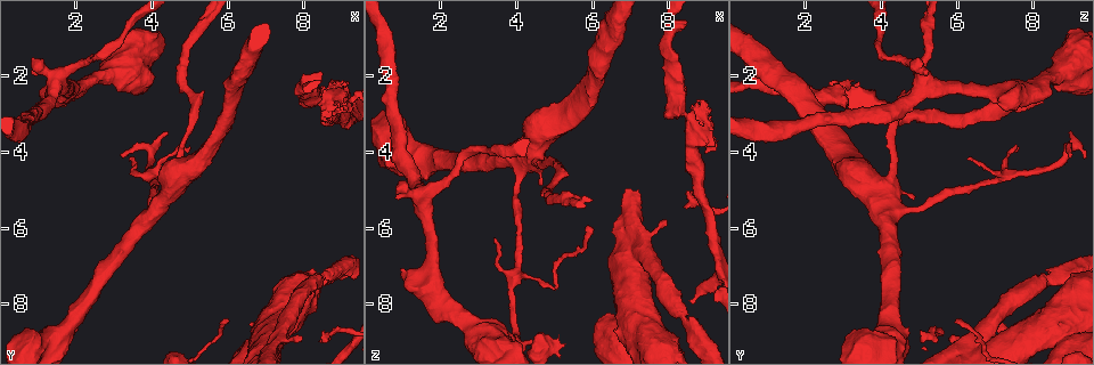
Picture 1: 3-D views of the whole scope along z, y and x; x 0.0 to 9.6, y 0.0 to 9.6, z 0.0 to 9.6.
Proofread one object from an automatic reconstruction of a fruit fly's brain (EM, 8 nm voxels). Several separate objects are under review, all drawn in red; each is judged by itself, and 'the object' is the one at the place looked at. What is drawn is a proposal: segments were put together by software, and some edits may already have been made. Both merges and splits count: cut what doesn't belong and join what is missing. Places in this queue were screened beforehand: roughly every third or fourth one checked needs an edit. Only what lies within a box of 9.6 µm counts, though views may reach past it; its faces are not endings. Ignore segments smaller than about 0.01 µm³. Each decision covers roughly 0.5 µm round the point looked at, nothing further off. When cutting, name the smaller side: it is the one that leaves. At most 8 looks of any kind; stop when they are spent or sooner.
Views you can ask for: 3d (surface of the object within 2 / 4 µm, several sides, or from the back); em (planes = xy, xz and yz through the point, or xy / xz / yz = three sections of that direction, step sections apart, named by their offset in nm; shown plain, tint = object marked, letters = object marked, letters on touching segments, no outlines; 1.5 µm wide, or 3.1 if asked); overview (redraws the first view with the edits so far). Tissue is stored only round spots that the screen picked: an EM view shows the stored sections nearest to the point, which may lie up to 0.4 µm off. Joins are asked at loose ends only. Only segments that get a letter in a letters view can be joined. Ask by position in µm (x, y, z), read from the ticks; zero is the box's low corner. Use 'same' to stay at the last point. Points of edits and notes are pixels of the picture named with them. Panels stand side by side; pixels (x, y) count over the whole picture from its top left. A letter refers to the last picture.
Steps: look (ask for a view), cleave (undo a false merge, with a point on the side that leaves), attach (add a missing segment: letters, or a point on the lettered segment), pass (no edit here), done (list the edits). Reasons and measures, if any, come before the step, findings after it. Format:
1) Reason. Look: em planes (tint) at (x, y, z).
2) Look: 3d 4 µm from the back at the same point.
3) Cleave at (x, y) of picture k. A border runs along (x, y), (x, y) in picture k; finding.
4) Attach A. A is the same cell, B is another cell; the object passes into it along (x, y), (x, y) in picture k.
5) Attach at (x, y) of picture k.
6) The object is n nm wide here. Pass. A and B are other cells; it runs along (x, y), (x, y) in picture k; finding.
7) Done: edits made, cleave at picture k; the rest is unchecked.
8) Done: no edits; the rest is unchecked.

An open end. Look: 3d 2 µm at (0.95, 2.75, 7.05).

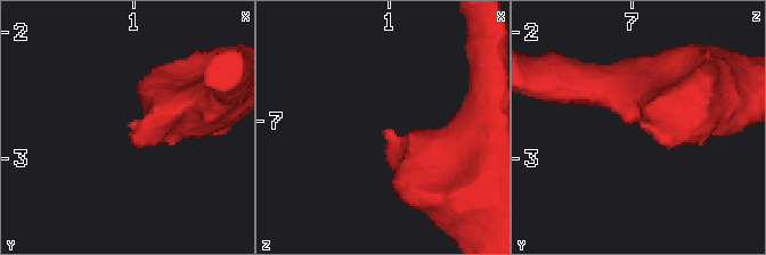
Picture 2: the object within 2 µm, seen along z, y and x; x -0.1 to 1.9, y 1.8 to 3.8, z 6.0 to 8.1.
Look: em planes (tint) at (0.98, 2.76, 7.06).

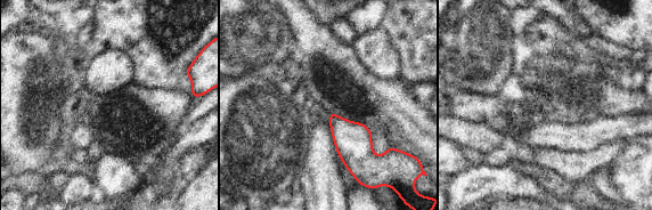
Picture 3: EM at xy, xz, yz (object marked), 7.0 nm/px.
What lies round it. Look: em planes (letters) at the same point.

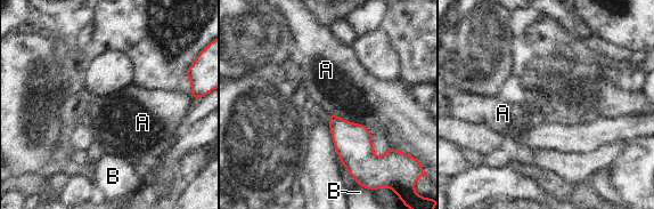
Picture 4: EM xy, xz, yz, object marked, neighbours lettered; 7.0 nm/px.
Pass. A and B are other cells; a border runs along (328, 112), (362, 123), (373, 134) in picture 4; no lettered segment goes on from it.

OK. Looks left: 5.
Free end. Look: 3d 4 µm at (0.90, 1.50, 4.95).

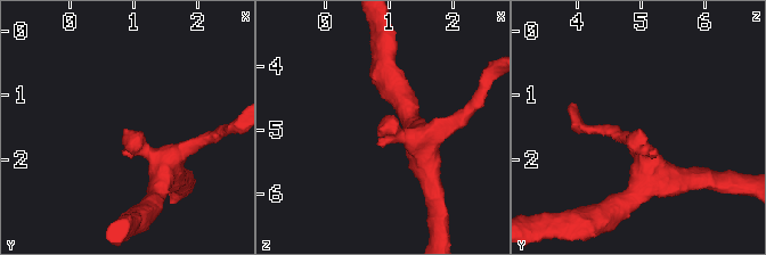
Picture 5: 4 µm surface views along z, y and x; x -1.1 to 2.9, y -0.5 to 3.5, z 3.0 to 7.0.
Look: em planes (letters) at (0.85, 1.50, 5.00).

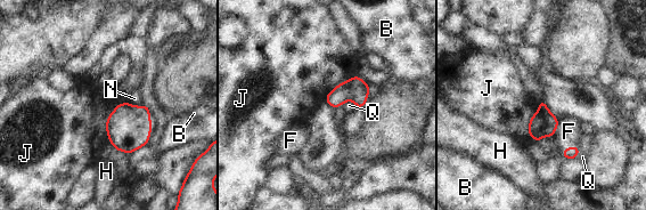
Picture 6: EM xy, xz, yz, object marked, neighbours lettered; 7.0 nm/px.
Attach F. F is the same cell, B, H, J, N and Q are other cells; the object passes into it along (573, 152), (569, 147), (569, 131) in picture 6; the cell continues.

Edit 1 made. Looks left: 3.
Look: overview.

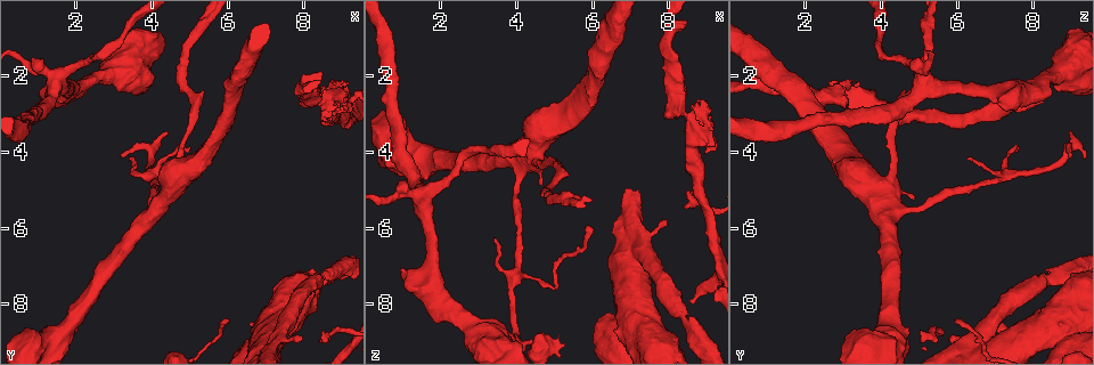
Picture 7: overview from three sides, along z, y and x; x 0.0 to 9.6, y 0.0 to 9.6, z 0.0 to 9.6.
An open end. Look: em planes (letters) at (7.90, 8.95, 5.80).

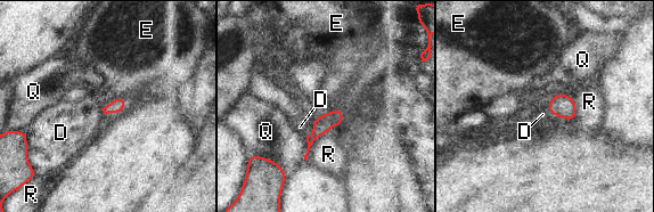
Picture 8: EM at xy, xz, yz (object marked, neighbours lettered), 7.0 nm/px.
Pass. D, E, Q and R are other cells; a border runs along (114, 97), (124, 98) in picture 8; no lettered segment goes on from it.

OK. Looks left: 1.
Done: edits made, attach at picture 6; the rest is unchecked.

